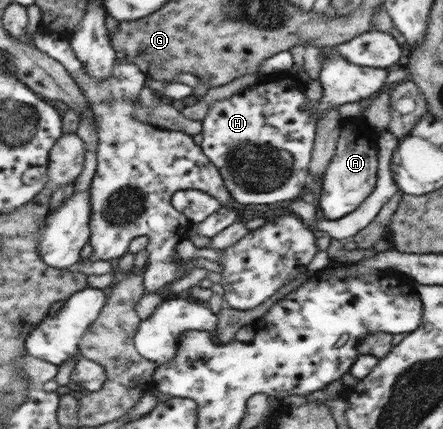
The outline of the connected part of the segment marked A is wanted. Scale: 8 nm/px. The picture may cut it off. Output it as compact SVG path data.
M343 118L335 156L322 174L322 191L319 213L322 218L337 220L353 212L376 187L378 179L377 133L361 118Z

